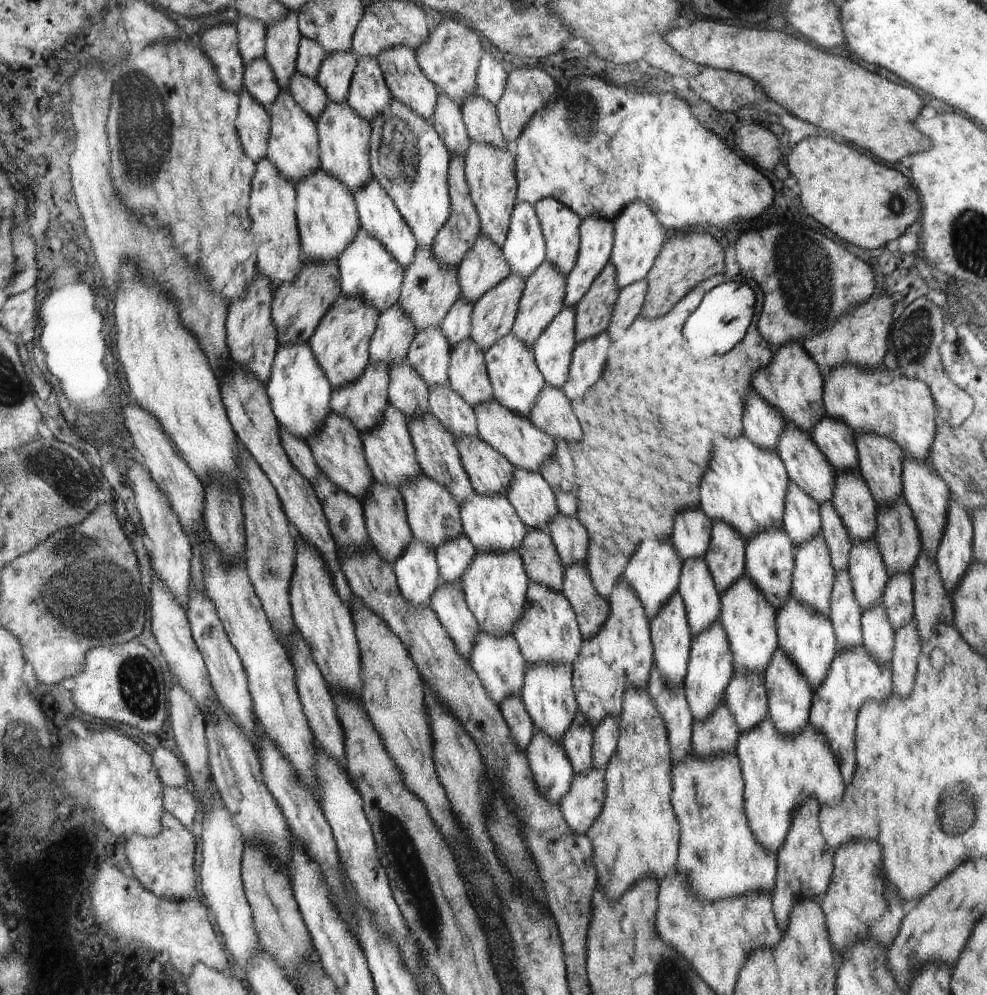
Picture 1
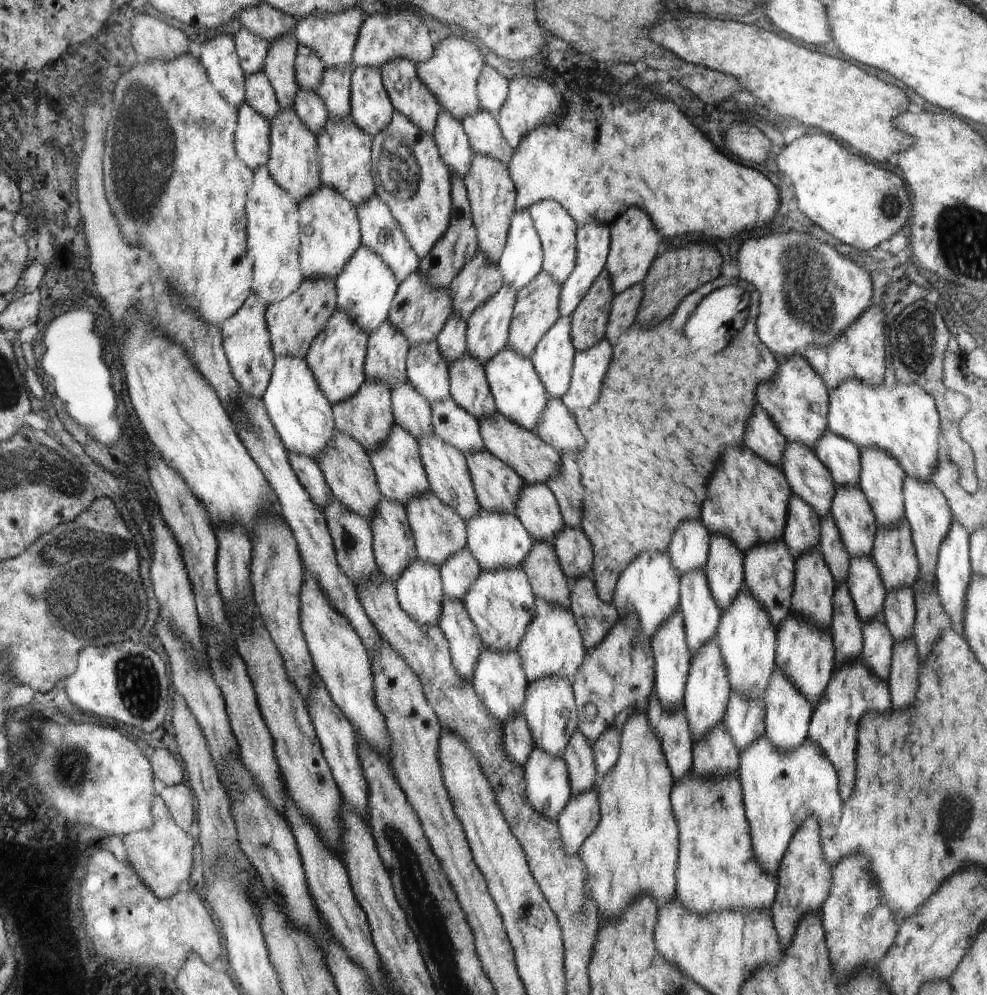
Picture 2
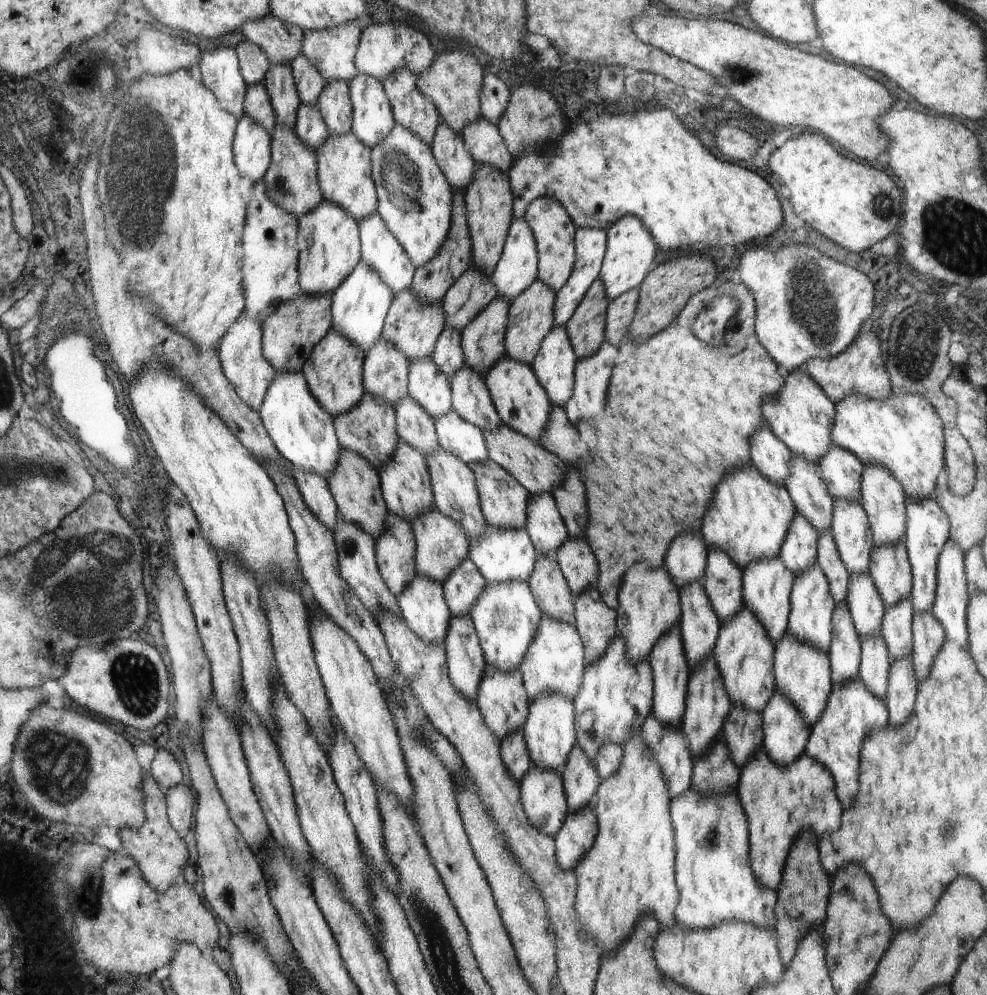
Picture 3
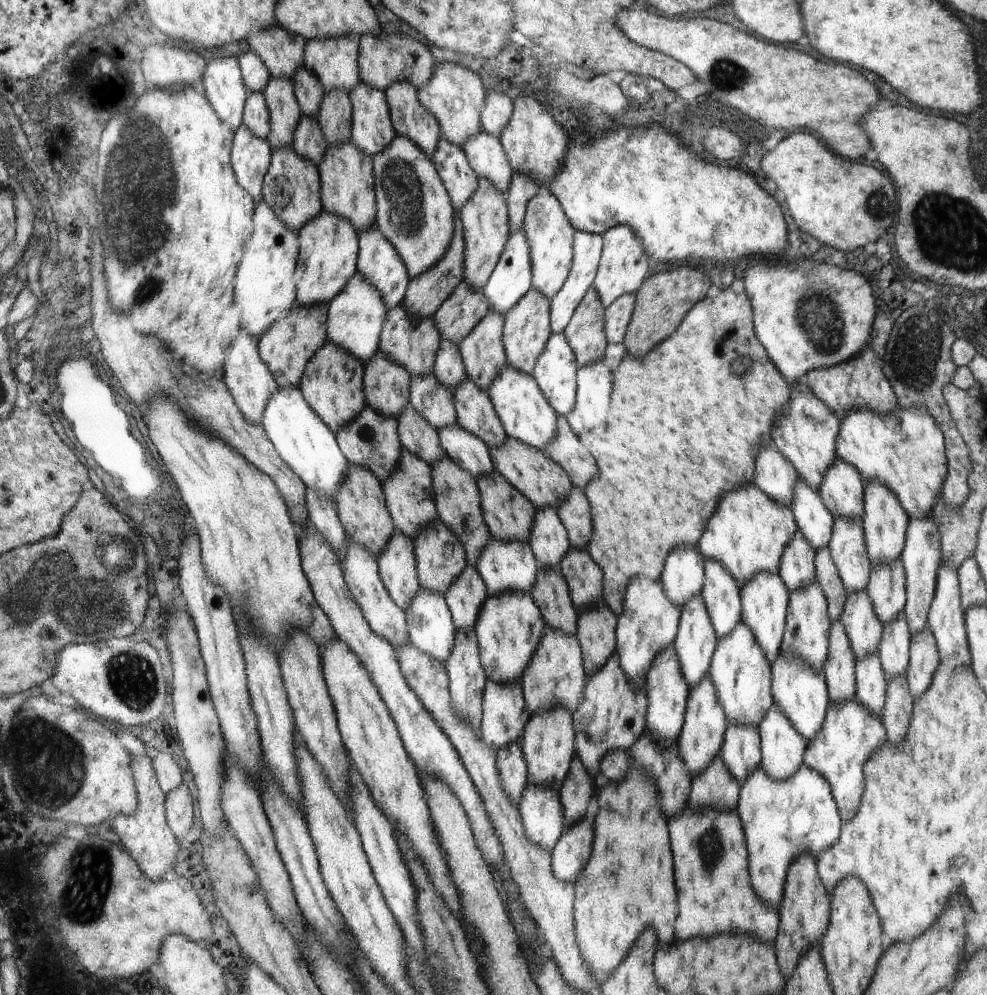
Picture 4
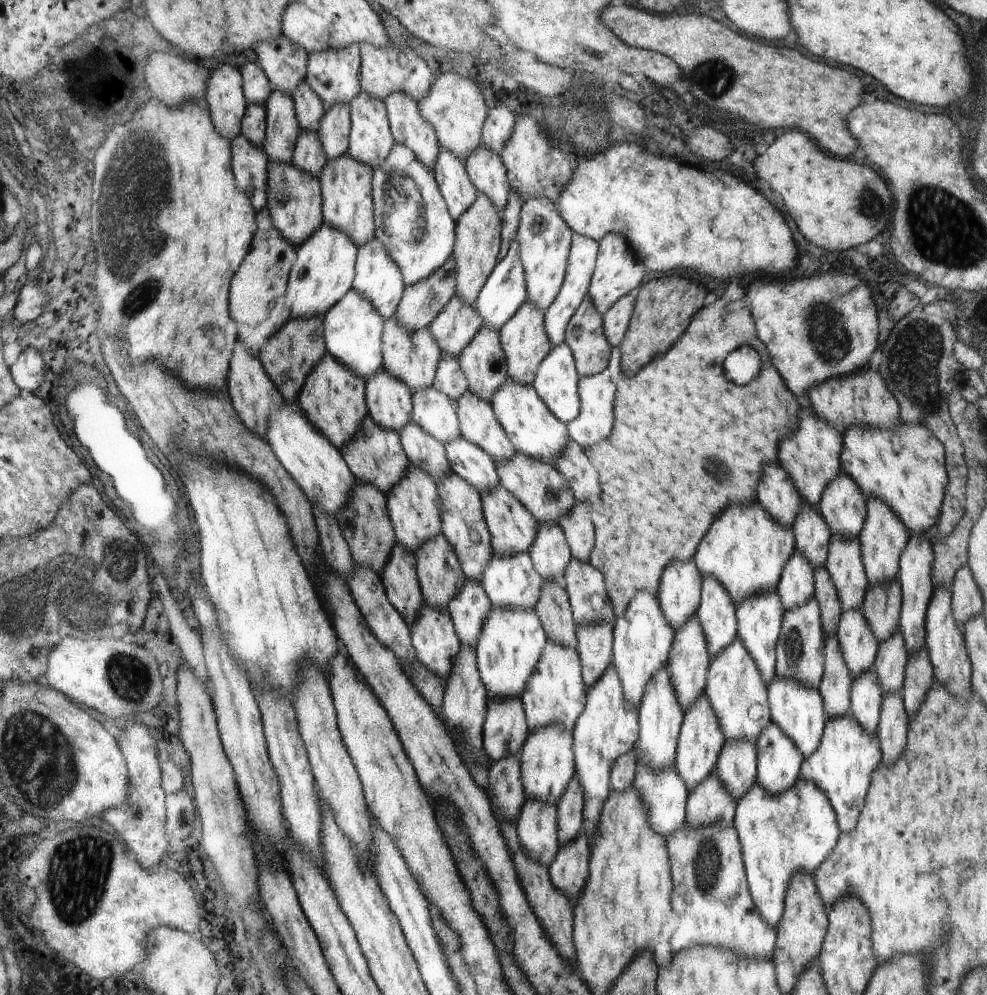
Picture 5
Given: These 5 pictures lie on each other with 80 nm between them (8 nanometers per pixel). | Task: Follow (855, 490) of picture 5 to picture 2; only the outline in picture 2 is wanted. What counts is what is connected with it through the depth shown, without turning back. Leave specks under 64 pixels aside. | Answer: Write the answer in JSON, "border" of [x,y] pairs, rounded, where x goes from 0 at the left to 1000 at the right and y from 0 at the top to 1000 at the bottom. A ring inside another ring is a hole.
{"border":[[[839,431],[828,442],[824,453],[841,473],[847,488],[870,486],[873,480],[873,455],[862,442]]]}

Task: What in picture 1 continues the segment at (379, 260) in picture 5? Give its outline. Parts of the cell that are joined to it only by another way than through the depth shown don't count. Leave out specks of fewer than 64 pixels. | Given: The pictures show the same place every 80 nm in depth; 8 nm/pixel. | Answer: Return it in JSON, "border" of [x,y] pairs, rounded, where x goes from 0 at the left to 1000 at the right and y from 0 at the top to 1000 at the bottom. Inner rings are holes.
{"border":[[[377,179],[371,188],[359,193],[359,198],[363,203],[364,220],[367,222],[368,229],[380,237],[410,270],[415,268],[424,251],[424,242],[388,186]]]}

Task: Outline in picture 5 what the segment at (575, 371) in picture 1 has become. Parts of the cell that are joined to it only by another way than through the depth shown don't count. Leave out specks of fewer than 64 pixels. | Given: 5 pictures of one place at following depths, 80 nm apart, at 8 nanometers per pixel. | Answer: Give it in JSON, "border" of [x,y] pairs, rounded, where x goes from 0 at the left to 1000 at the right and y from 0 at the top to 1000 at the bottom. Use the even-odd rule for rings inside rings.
{"border":[[[624,349],[621,350],[619,364],[613,373],[604,378],[592,378],[591,381],[588,381],[587,400],[590,404],[590,410],[587,414],[587,420],[574,426],[574,434],[578,436],[579,442],[582,442],[590,452],[594,452],[594,448],[598,448],[600,444],[612,442],[620,432],[622,394],[624,394],[624,382],[628,380],[630,370],[630,355]]]}

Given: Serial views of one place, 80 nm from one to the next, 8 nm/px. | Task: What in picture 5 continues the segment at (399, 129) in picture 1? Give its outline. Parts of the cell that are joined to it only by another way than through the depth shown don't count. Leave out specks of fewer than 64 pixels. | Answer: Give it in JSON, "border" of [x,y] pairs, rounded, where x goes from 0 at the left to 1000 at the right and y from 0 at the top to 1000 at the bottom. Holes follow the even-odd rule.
{"border":[[[400,145],[392,163],[381,169],[381,243],[389,247],[393,257],[404,267],[411,287],[420,287],[436,280],[442,271],[456,261],[460,255],[461,230],[464,228],[457,218],[448,191],[441,181],[441,174],[421,158],[409,145]]]}

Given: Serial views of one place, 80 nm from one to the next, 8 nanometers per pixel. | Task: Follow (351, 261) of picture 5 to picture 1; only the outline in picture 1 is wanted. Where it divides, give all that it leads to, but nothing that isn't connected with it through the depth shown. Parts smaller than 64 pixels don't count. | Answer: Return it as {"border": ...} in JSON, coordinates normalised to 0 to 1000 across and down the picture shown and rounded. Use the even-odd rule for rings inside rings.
{"border":[[[322,169],[318,176],[312,176],[299,186],[302,201],[303,234],[306,238],[306,258],[321,264],[344,261],[365,233],[363,203],[359,193],[341,177],[333,176]]]}

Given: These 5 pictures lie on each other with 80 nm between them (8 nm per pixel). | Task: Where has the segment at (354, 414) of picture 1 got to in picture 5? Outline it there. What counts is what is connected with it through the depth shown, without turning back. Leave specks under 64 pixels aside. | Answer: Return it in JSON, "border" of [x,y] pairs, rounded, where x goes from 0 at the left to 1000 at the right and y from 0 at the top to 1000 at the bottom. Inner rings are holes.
{"border":[[[375,416],[369,421],[361,440],[351,449],[345,450],[344,455],[351,460],[352,467],[355,468],[361,483],[380,487],[390,497],[397,494],[414,476],[415,460],[412,459],[411,452],[408,450],[407,440],[397,432],[385,430],[377,423]]]}

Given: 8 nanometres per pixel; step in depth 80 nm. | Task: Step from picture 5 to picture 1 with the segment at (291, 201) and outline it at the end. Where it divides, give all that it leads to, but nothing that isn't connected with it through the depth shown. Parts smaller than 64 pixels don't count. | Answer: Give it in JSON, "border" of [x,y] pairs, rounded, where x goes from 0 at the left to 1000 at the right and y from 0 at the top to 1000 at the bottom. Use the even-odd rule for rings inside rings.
{"border":[[[284,91],[273,107],[274,129],[271,159],[298,185],[318,176],[326,167],[323,157],[323,134],[319,121],[297,99],[293,91]]]}

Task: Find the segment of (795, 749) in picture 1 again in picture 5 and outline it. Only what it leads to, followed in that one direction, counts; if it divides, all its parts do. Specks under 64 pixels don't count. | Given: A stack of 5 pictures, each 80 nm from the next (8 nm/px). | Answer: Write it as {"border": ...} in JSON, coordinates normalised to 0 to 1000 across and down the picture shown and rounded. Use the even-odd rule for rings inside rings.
{"border":[[[811,782],[791,797],[778,796],[764,785],[747,808],[743,829],[749,837],[757,889],[771,921],[788,933],[802,882],[815,875],[825,881],[826,874],[846,854],[853,838],[849,821],[838,796]]]}

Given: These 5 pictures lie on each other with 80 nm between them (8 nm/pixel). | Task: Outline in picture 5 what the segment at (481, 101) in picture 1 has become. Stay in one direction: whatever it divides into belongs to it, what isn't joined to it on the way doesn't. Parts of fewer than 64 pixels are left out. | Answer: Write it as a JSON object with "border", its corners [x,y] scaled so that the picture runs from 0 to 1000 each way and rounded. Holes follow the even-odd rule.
{"border":[[[488,144],[470,162],[476,185],[482,189],[482,195],[492,195],[508,216],[518,197],[513,169],[508,157],[494,151]]]}

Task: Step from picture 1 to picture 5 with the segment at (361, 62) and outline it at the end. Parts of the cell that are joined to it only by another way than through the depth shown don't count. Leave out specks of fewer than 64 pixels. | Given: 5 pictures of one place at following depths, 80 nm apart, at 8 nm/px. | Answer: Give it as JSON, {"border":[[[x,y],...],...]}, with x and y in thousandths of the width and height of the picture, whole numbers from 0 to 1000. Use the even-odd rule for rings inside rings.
{"border":[[[366,90],[365,95],[353,106],[356,114],[356,134],[355,151],[352,156],[365,165],[383,169],[385,165],[392,163],[393,157],[400,148],[399,135],[395,133],[390,103]]]}

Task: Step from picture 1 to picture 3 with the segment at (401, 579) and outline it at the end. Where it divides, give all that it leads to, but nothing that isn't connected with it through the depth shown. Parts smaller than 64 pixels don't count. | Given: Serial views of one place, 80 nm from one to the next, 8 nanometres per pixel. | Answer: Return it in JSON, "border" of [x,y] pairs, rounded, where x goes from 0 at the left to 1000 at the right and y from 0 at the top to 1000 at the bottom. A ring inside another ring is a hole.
{"border":[[[422,574],[407,592],[407,595],[400,599],[400,602],[406,619],[424,639],[433,644],[451,644],[457,615],[449,598],[448,586],[442,582],[435,582]]]}

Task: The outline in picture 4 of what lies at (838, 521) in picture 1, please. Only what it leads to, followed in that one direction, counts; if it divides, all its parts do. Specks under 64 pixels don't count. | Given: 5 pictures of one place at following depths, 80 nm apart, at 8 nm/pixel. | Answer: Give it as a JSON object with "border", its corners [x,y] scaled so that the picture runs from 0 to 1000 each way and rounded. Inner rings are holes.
{"border":[[[839,548],[826,554],[826,581],[833,588],[842,625],[851,622],[859,595],[843,563]]]}

